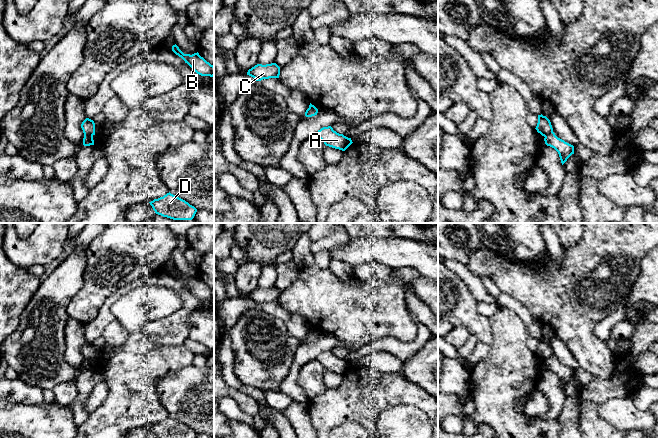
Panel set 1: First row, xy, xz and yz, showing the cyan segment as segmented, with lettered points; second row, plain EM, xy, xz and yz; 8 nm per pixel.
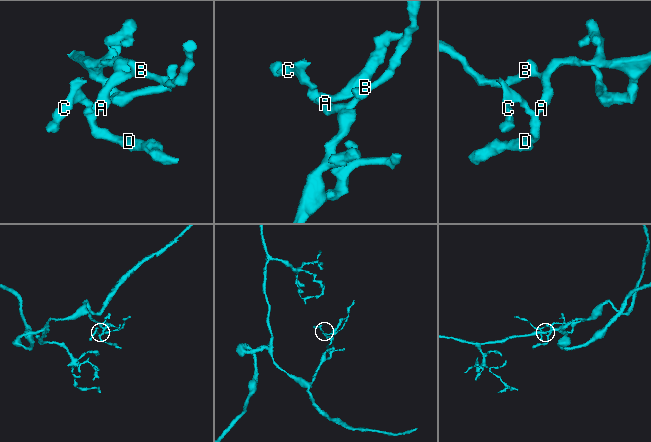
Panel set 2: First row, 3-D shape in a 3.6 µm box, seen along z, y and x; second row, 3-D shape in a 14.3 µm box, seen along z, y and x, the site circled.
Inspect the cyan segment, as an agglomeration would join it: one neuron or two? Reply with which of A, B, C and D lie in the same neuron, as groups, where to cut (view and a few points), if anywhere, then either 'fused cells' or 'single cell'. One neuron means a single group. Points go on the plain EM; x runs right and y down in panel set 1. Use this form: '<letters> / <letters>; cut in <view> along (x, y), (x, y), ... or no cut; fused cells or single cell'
A B D / C; cut in xy along (84, 357), (92, 360); fused cells

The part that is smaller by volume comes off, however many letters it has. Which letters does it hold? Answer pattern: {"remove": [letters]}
{"remove": ["C"]}

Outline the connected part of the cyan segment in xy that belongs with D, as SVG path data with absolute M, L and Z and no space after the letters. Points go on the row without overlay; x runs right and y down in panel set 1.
M170 416L149 426L156 438L196 438L197 433Z

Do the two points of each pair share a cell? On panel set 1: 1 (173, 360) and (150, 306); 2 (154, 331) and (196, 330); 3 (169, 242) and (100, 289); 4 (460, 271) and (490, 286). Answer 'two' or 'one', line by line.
1: one
2: two
3: one
4: two

